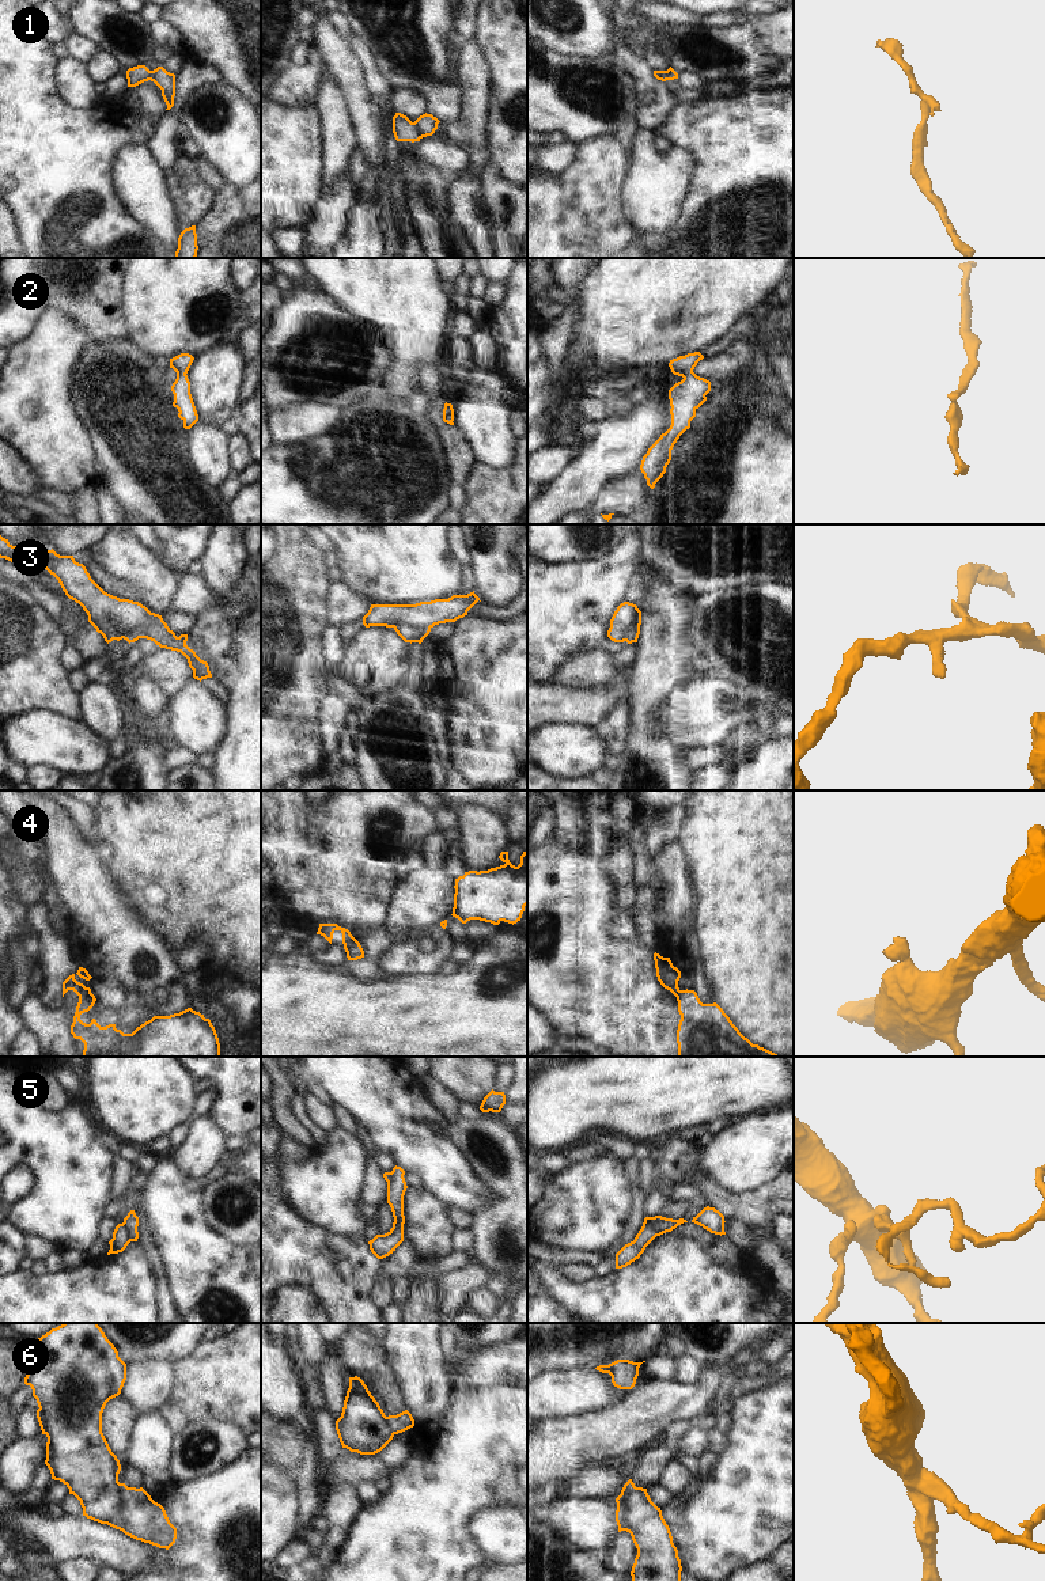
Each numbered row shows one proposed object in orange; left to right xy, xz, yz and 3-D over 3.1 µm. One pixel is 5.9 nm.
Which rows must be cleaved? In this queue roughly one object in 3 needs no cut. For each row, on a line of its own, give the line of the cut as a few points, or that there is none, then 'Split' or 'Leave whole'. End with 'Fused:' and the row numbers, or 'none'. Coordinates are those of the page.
1: Split along xz (413, 122), (421, 137). Split
2: No split. Leave whole
3: Split along xz (394, 626), (408, 624), (430, 629). Split
4: Split along xy (90, 990), (79, 1000). Split
5: Split along xy (122, 1223), (127, 1235), (132, 1240). Split
6: Split along xy (118, 1482), (121, 1493), (121, 1530). Split
Fused: 1, 3, 4, 5, 6

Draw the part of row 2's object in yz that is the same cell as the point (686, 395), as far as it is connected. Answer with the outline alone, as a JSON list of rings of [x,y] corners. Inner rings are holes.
[[[694,352],[673,359],[669,363],[671,372],[684,379],[669,390],[670,428],[648,448],[640,465],[640,470],[651,489],[666,473],[674,444],[690,428],[696,410],[707,401],[705,395],[711,391],[711,382],[693,372],[703,359],[704,356],[700,352]]]

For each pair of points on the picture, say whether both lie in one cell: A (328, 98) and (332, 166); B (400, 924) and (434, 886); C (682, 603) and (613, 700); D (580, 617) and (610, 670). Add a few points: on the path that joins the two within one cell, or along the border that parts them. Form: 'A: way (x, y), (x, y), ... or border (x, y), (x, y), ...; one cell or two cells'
A: way (334, 114), (334, 150); one cell
B: way (405, 914), (424, 895); one cell
C: border (628, 683), (629, 705); two cells
D: border (601, 644), (580, 653), (570, 663); two cells

